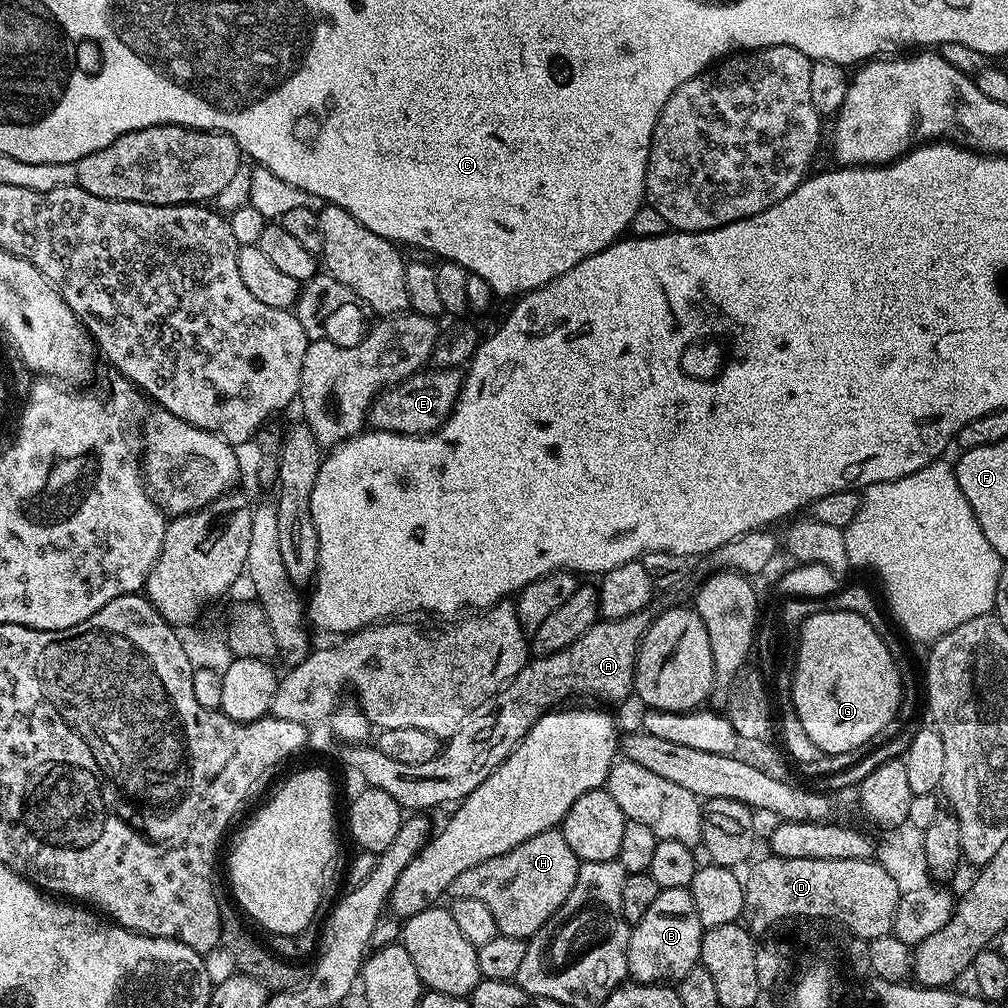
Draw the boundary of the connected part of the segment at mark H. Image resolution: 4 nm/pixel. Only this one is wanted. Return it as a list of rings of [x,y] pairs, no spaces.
[[[563,831],[543,832],[498,858],[466,870],[466,874],[458,874],[450,892],[457,900],[478,898],[483,902],[494,914],[499,935],[527,941],[570,898],[581,863],[567,845]]]

